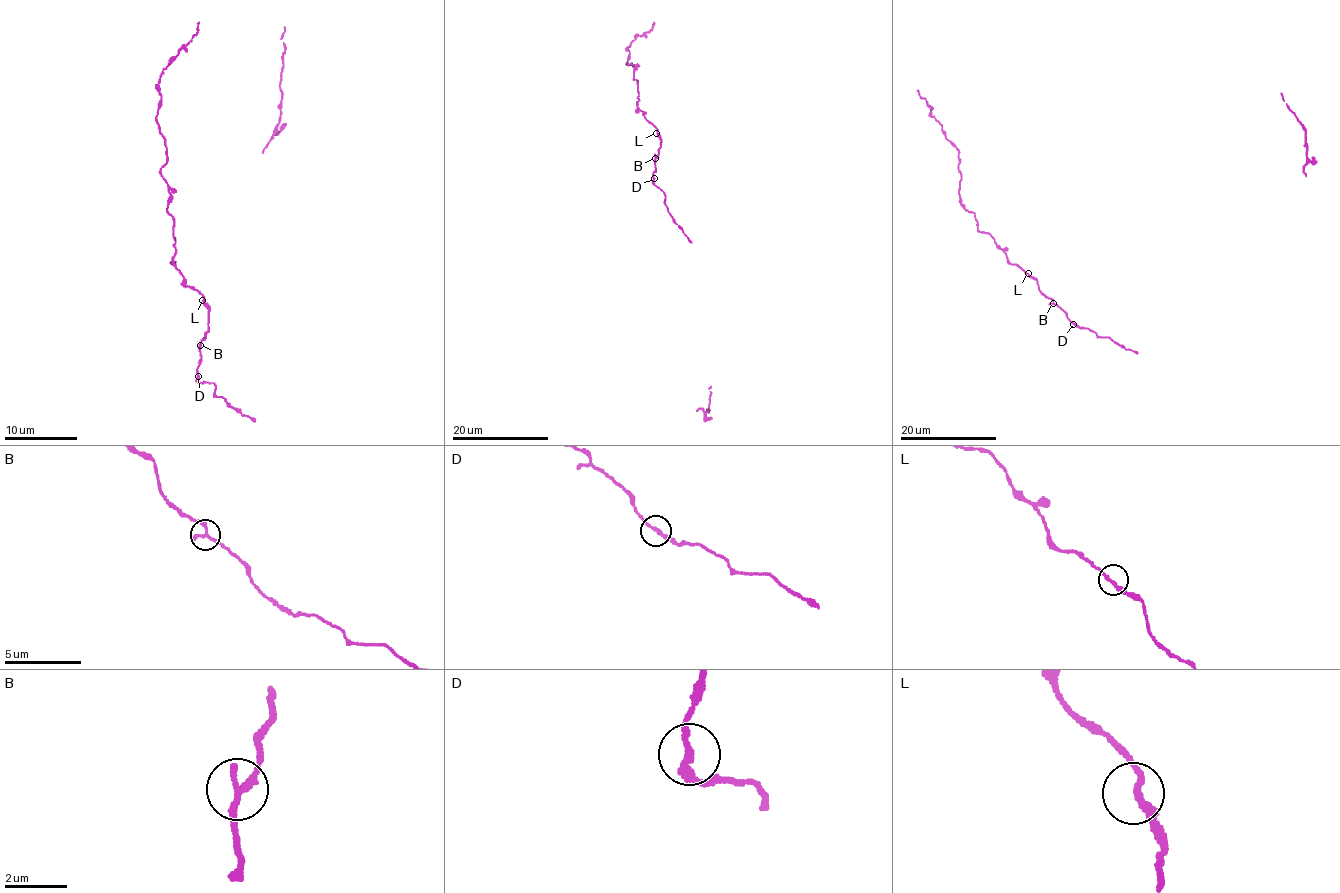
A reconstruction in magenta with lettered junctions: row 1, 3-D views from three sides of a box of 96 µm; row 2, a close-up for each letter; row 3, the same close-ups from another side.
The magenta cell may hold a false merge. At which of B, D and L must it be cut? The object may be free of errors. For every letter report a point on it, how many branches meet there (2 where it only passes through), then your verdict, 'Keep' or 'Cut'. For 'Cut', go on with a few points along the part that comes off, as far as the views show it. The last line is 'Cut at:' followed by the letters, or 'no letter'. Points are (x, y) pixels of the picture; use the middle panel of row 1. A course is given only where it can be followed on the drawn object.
B: Place: (655, 158). Branches: 2. Keep
D: Place: (654, 178). Branches: 2. Keep
L: Place: (656, 133). Branches: 2. Keep
Cut at: no letter

